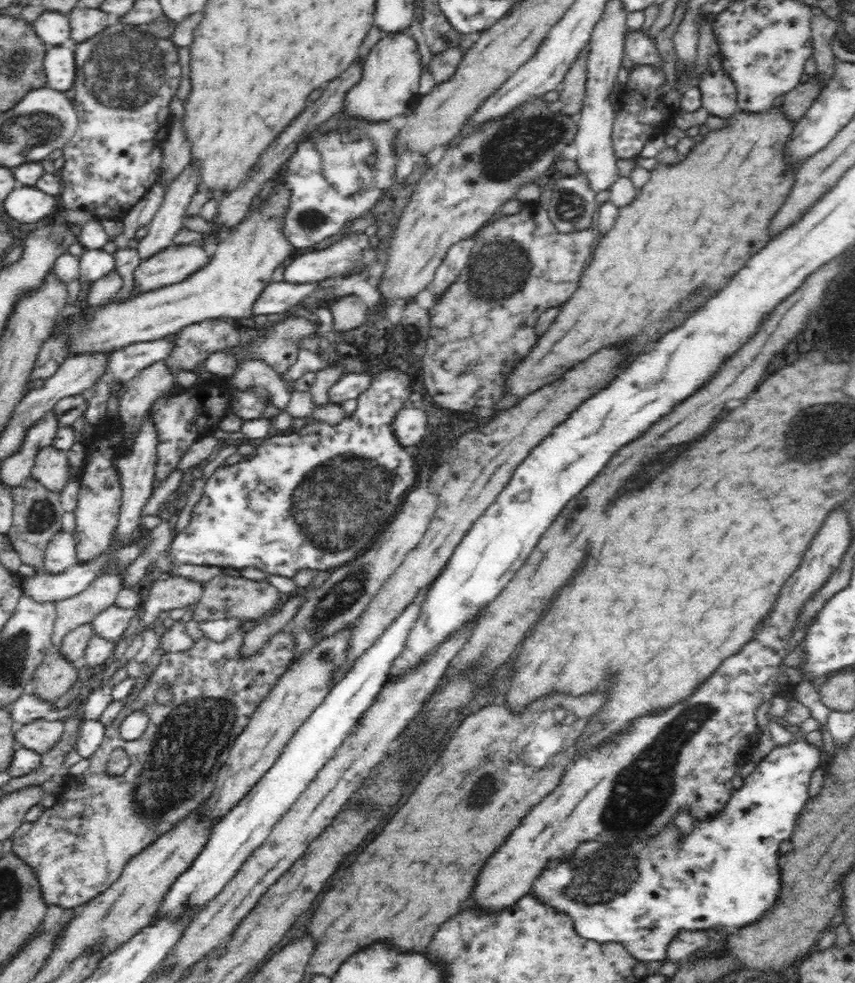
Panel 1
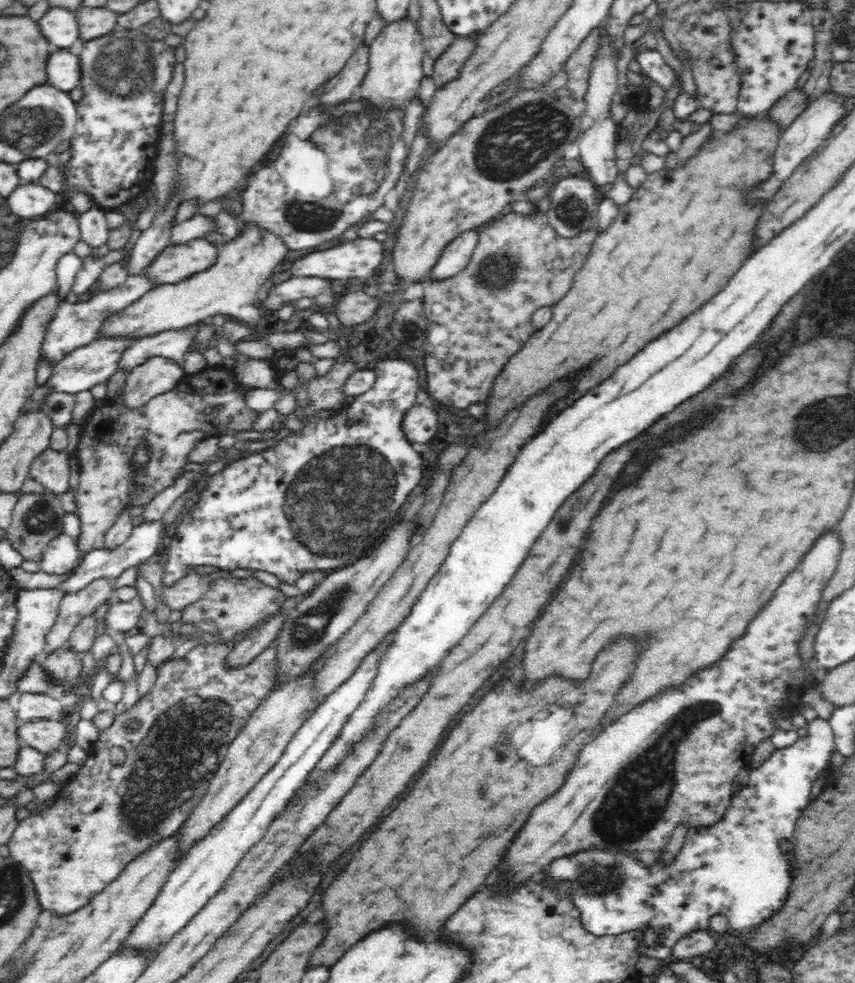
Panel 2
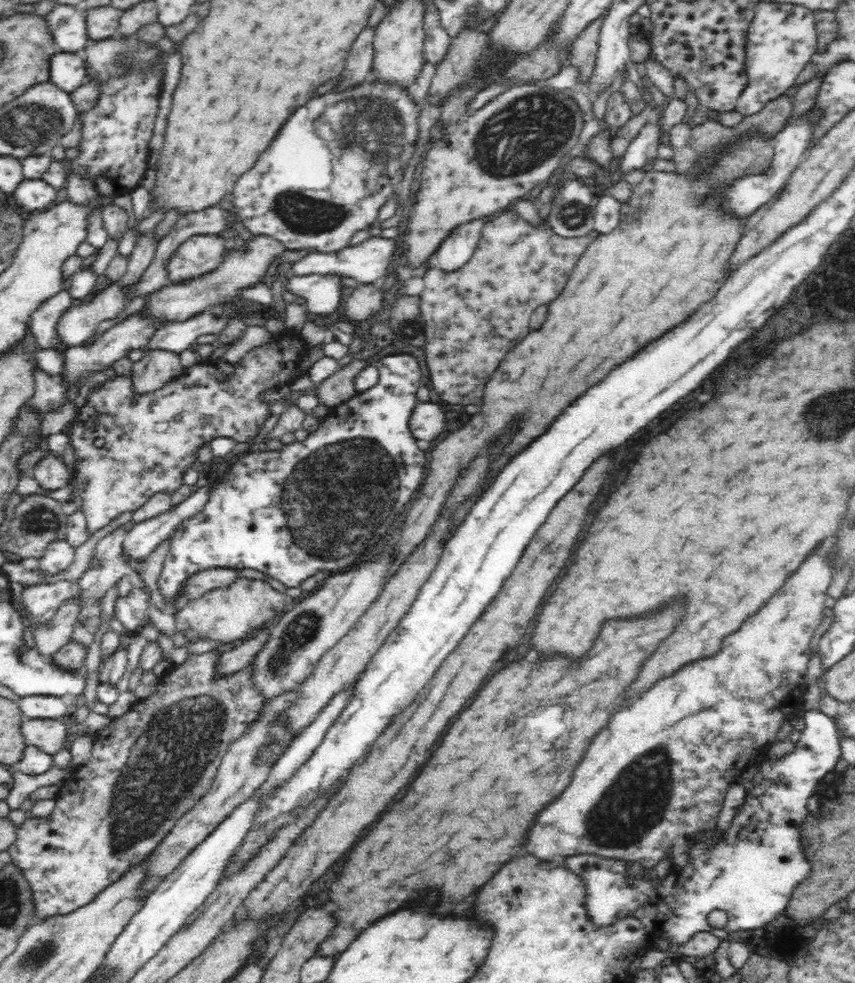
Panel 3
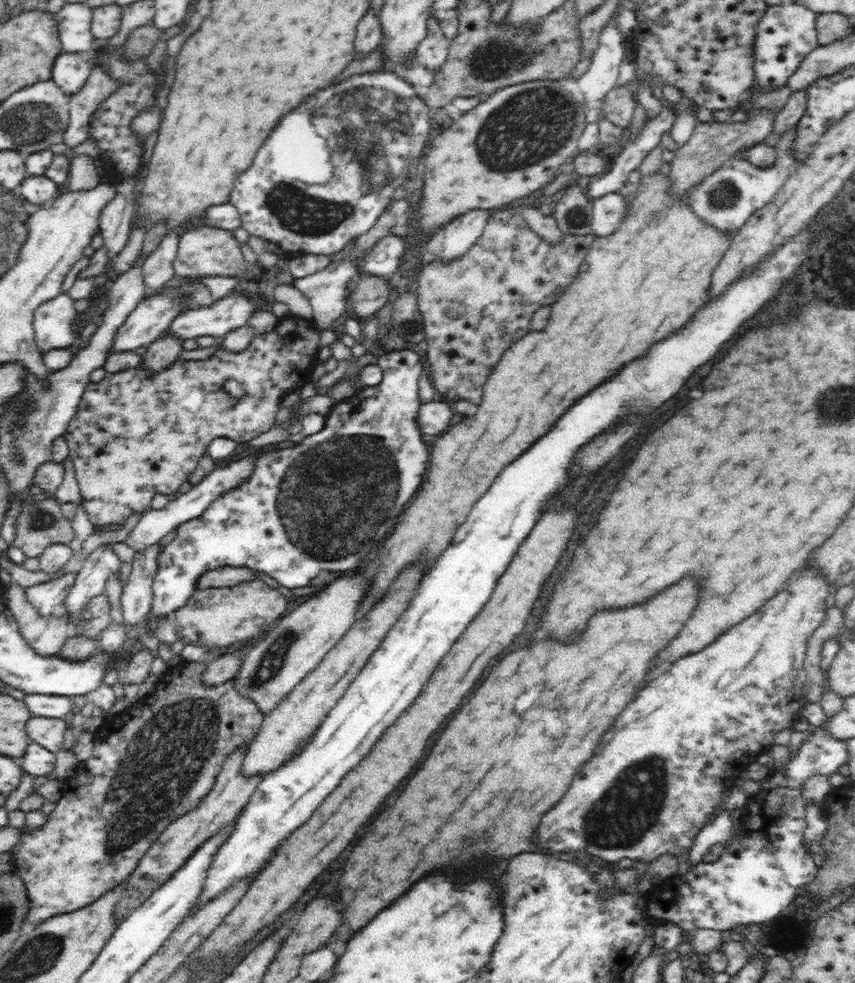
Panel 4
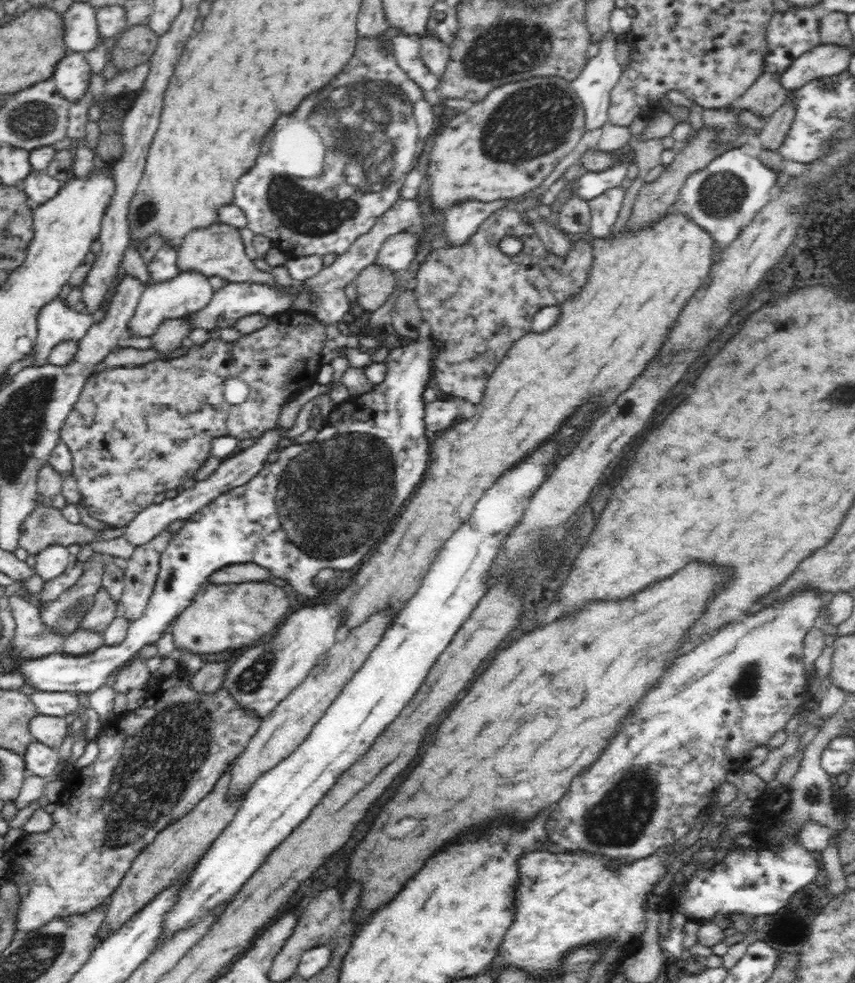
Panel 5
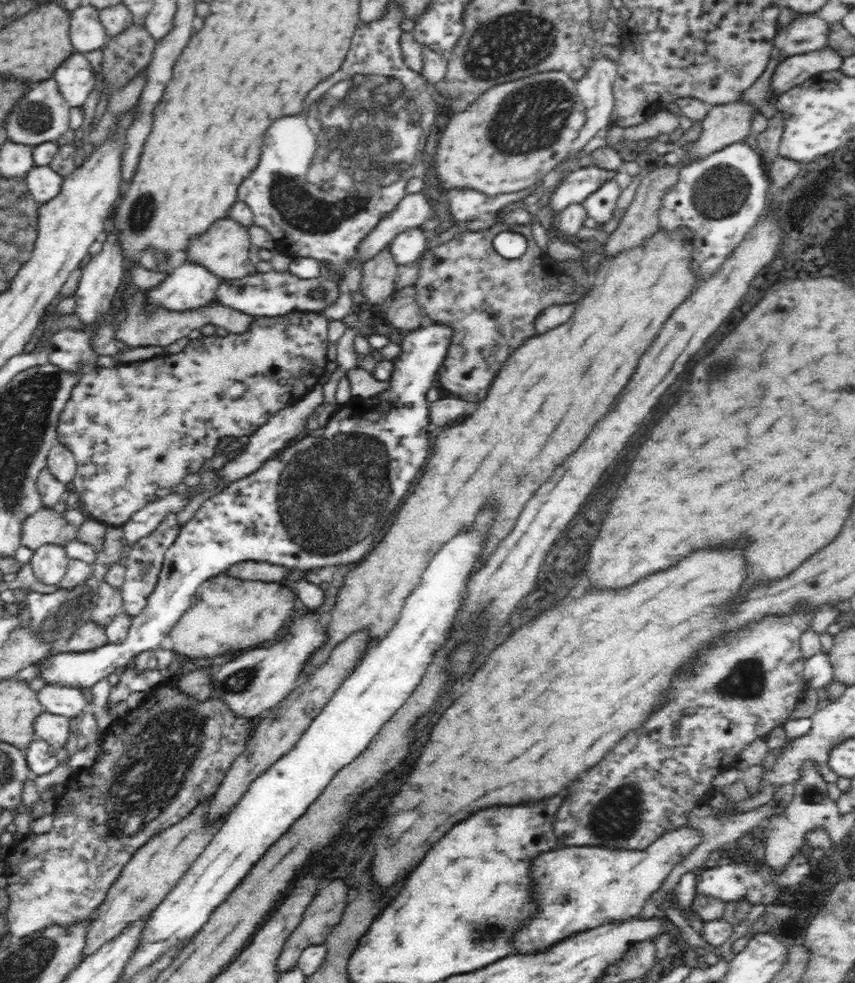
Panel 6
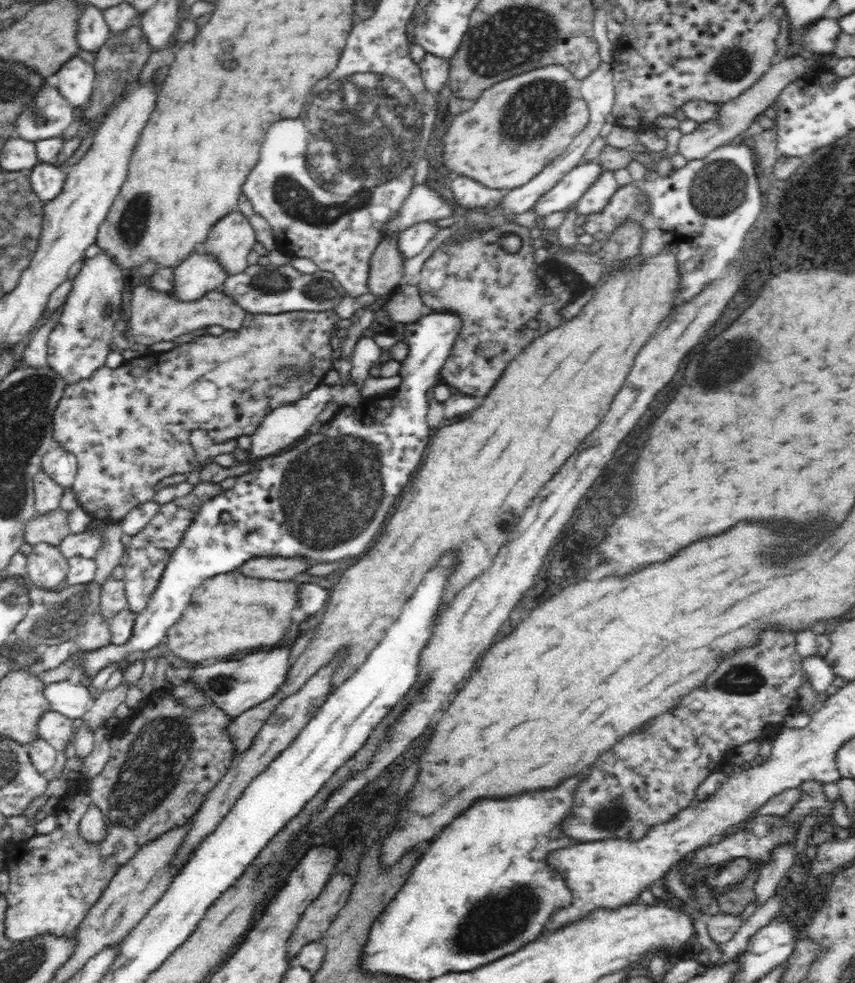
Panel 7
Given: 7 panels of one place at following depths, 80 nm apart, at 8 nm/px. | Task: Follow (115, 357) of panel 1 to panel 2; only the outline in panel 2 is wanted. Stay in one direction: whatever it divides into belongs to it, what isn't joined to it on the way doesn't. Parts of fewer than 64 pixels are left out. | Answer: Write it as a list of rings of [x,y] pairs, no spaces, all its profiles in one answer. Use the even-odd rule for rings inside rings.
[[[204,322],[186,327],[185,329],[172,329],[151,337],[136,339],[120,354],[117,370],[128,374],[133,368],[144,364],[147,360],[161,356],[172,359],[183,371],[185,366],[184,354],[188,350],[190,342],[192,342],[194,332],[200,326],[205,326]]]

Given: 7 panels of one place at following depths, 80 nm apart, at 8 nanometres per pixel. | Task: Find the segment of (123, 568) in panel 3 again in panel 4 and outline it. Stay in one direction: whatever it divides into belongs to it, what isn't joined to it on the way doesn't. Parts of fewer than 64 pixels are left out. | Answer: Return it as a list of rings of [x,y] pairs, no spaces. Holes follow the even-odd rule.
[[[111,542],[98,546],[83,562],[75,583],[61,606],[72,618],[94,597],[104,595],[106,583],[112,576],[118,576],[122,562],[114,551],[116,544],[120,543]]]

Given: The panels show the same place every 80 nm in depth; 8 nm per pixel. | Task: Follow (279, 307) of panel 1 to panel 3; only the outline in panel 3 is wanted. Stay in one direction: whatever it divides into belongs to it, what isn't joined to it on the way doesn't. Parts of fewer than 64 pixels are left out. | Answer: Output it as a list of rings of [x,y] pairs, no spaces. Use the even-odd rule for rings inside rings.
[[[309,274],[283,279],[284,292],[304,298],[312,317],[326,317],[341,308],[342,290],[340,276]]]

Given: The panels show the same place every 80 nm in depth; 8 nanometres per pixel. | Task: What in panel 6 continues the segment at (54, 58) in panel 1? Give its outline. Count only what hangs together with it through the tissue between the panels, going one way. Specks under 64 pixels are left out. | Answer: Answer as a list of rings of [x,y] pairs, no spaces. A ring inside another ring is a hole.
[[[83,53],[68,56],[54,74],[58,90],[71,107],[82,106],[94,88],[95,73]]]

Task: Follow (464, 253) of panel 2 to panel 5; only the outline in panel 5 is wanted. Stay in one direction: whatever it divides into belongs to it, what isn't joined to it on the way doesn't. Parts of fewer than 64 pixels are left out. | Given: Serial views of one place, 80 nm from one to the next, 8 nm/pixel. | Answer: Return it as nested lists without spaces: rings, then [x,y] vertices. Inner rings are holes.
[[[464,202],[444,213],[446,220],[446,247],[457,247],[467,243],[480,225],[496,210],[506,208],[510,202]]]

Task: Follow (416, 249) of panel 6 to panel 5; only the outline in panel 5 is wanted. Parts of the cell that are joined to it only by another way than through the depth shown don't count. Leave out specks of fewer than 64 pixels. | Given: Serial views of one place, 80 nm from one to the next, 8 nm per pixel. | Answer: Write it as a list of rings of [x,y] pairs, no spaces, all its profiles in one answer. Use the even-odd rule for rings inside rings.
[[[407,231],[399,232],[384,240],[372,263],[395,274],[402,274],[414,260],[417,248],[418,237],[415,234]]]

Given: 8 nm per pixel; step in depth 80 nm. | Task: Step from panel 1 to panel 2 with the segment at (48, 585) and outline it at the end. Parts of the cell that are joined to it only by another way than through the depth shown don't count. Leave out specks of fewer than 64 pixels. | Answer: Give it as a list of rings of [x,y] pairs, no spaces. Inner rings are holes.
[[[162,520],[143,523],[134,527],[132,536],[121,546],[113,550],[94,550],[90,554],[83,556],[79,562],[68,572],[66,578],[62,578],[56,588],[64,591],[64,594],[72,594],[86,588],[92,581],[98,579],[117,579],[122,573],[132,572],[138,565],[150,559],[156,554],[156,549],[160,543],[165,542],[165,530]]]

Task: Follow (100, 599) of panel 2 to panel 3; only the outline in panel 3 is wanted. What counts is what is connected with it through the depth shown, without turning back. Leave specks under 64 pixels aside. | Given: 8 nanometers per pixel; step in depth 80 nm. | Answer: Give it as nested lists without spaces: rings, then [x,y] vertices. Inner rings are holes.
[[[81,594],[70,596],[56,611],[48,626],[40,625],[33,630],[36,648],[49,658],[71,641],[74,625],[81,608],[98,602],[98,597],[83,598]]]

